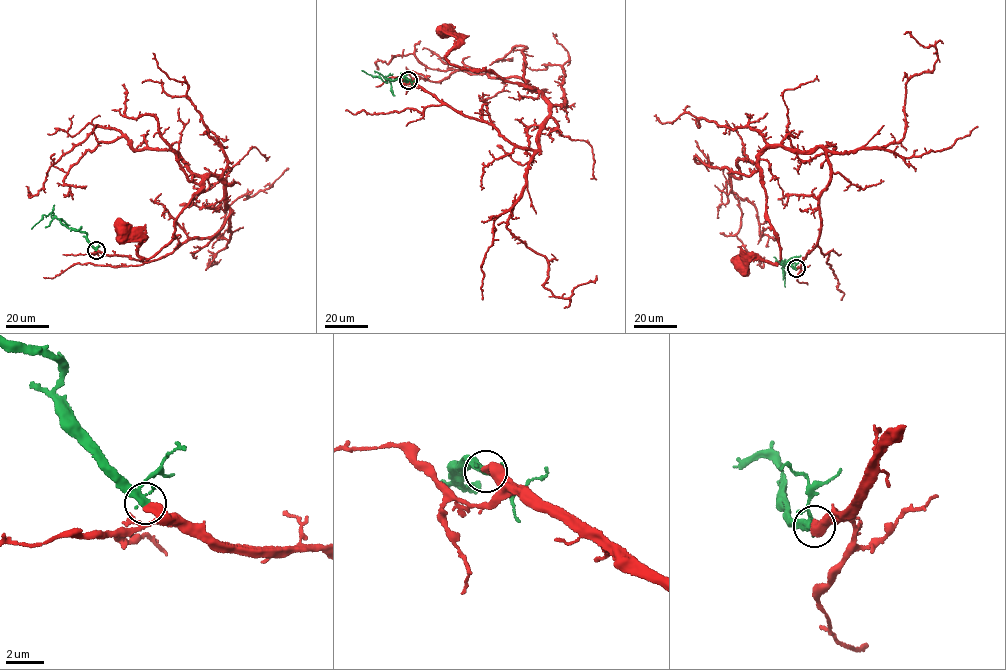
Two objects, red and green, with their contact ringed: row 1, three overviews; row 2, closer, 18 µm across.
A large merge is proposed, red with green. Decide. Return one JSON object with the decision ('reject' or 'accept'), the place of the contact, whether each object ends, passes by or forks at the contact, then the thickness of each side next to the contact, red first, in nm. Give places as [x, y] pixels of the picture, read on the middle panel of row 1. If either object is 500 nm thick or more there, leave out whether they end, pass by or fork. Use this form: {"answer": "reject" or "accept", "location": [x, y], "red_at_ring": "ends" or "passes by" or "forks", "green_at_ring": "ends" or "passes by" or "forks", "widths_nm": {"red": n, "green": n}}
{"answer": "accept", "location": [408, 80], "red_at_ring": "ends", "green_at_ring": "forks", "widths_nm": {"red": 360, "green": 220}}

